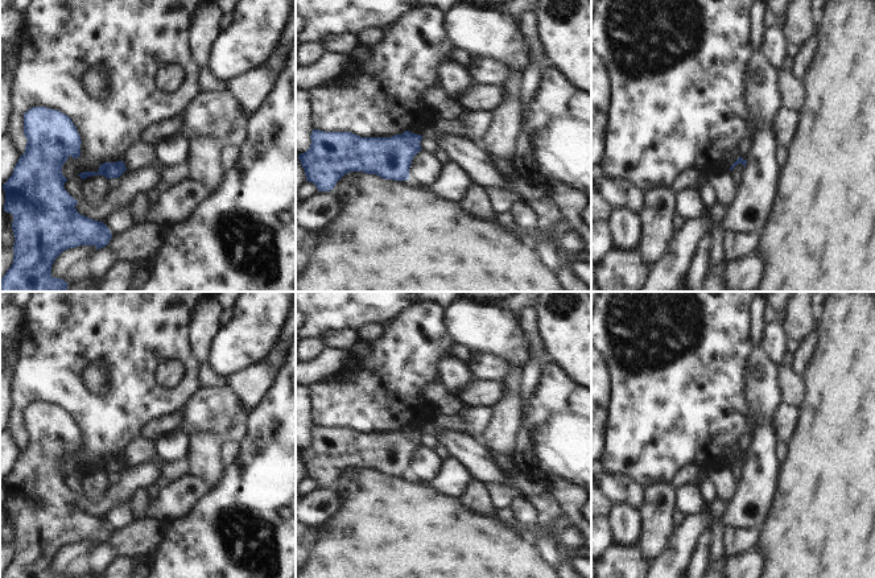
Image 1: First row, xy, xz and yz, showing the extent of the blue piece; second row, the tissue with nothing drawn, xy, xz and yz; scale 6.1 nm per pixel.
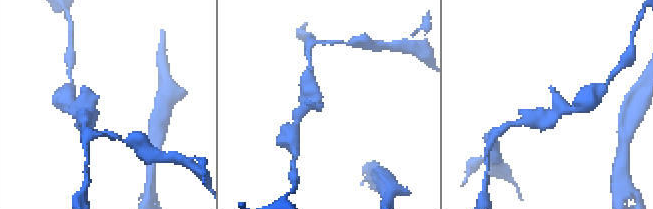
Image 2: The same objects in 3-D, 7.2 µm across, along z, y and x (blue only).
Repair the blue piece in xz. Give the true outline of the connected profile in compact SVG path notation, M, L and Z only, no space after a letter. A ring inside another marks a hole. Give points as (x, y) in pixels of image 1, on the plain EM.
M313 425L310 443L298 450L306 476L330 487L350 467L406 476L413 453L422 446L421 430L405 426L392 433L360 433L351 428Z

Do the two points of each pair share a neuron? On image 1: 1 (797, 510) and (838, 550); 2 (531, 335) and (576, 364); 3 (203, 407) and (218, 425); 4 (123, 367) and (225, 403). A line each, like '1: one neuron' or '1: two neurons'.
1: one neuron
2: two neurons
3: one neuron
4: two neurons

